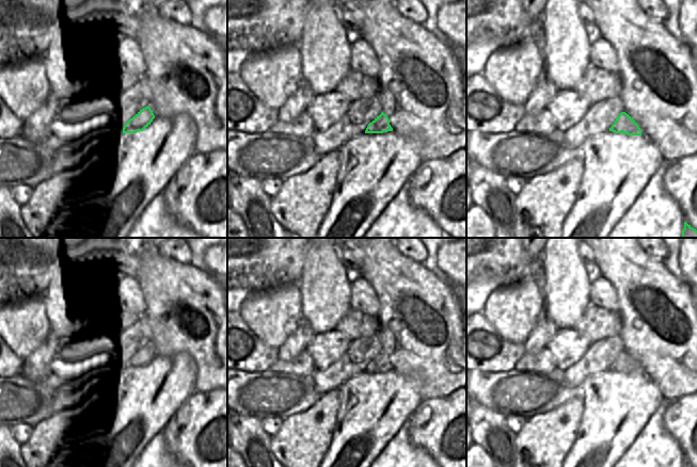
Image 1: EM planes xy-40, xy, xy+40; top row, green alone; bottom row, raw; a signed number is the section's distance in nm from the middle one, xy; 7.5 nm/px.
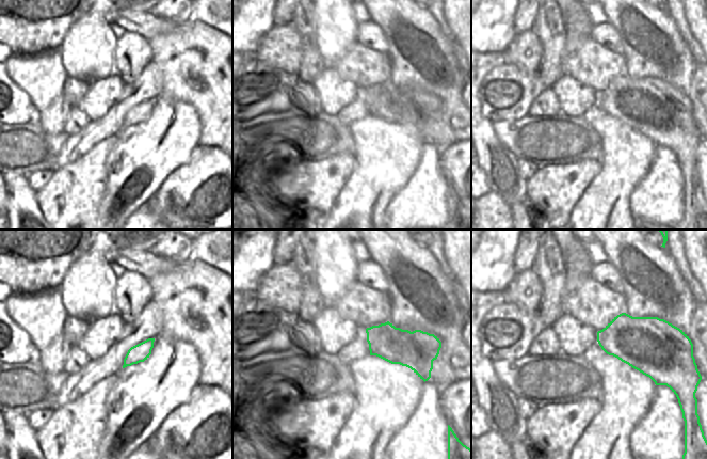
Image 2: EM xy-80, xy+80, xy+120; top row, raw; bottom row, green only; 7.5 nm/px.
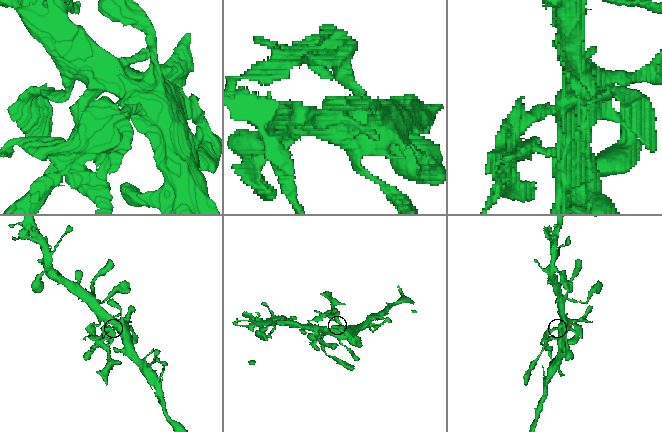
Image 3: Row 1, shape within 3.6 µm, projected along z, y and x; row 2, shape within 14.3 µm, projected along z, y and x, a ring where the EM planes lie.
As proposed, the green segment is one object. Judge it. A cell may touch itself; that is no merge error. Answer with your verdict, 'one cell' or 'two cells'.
two cells

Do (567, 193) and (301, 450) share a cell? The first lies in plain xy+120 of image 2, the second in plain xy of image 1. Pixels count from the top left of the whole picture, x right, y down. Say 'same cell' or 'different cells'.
same cell

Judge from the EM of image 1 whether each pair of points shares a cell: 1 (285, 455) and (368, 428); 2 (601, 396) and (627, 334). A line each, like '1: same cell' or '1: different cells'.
1: different cells
2: different cells

